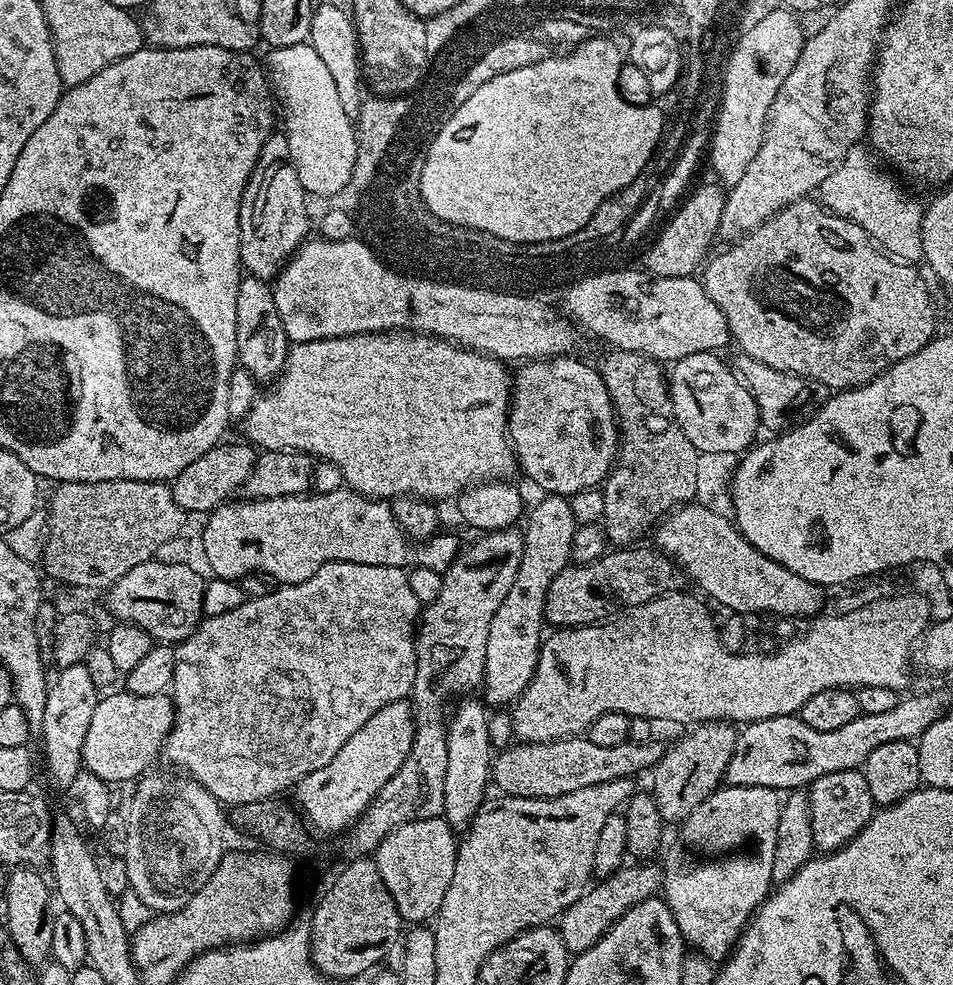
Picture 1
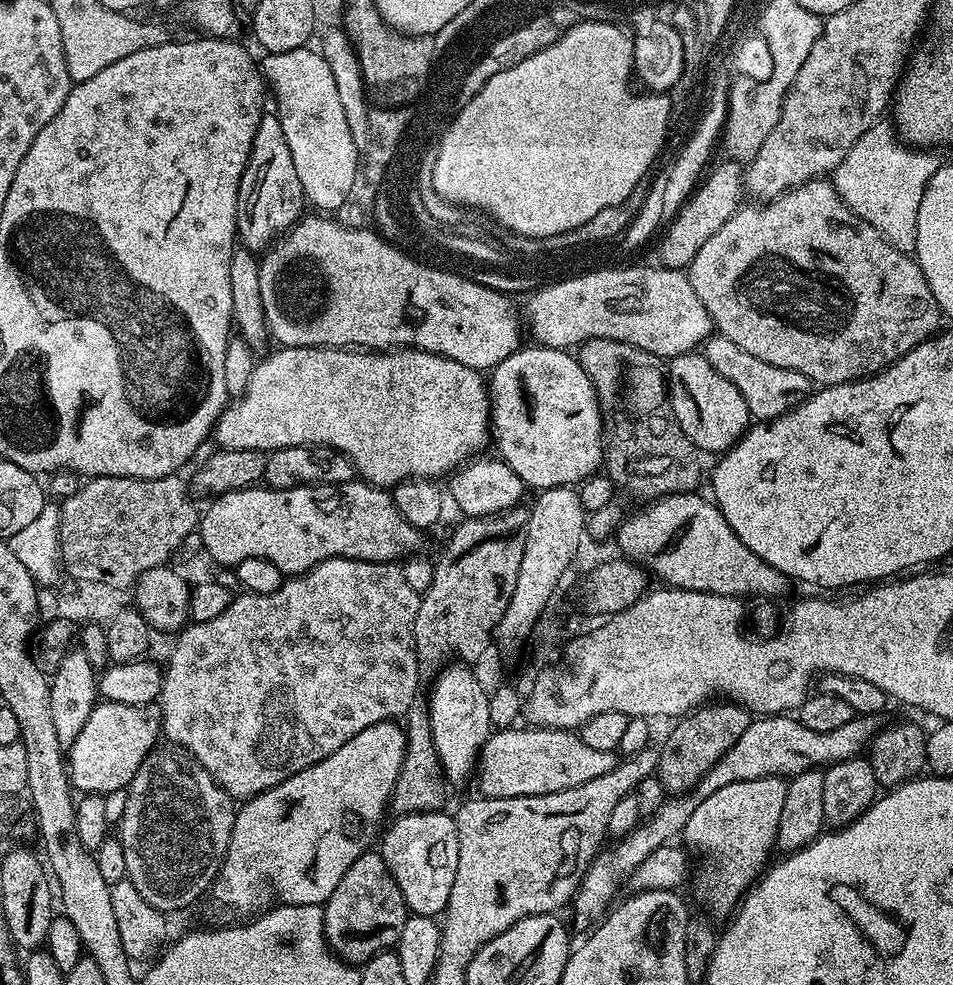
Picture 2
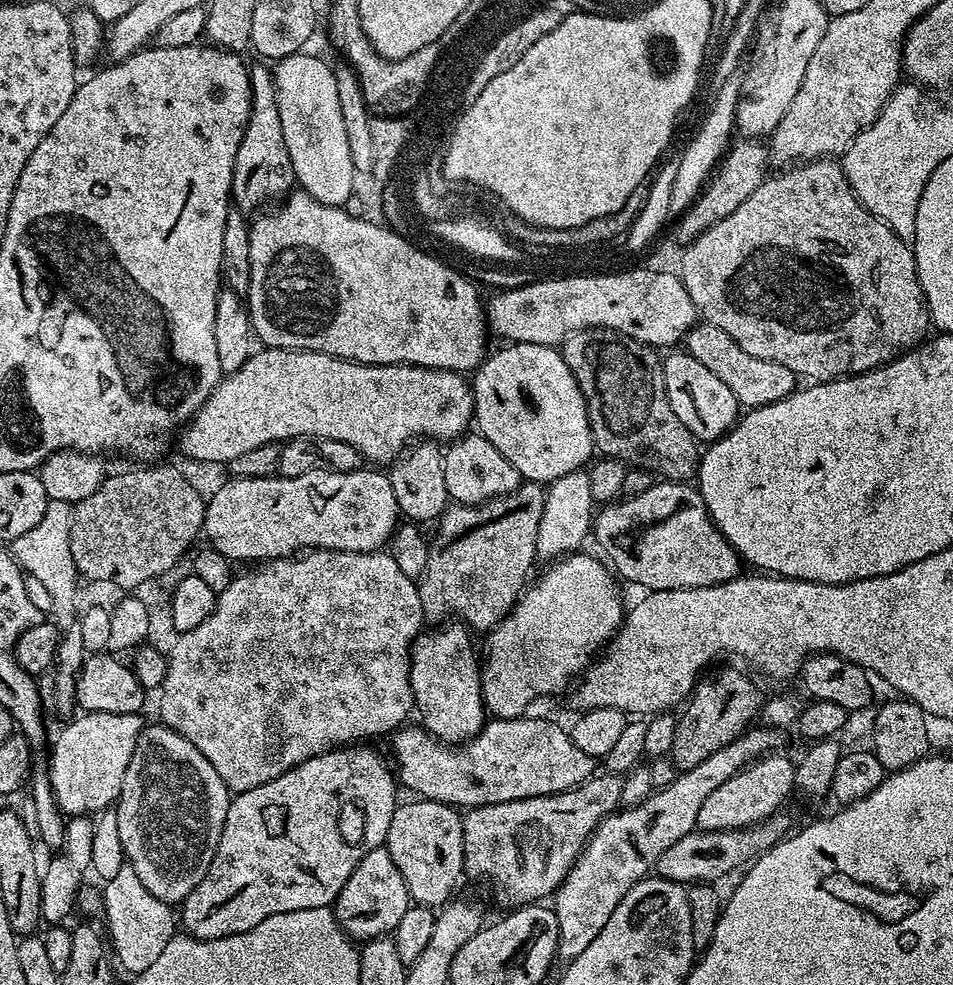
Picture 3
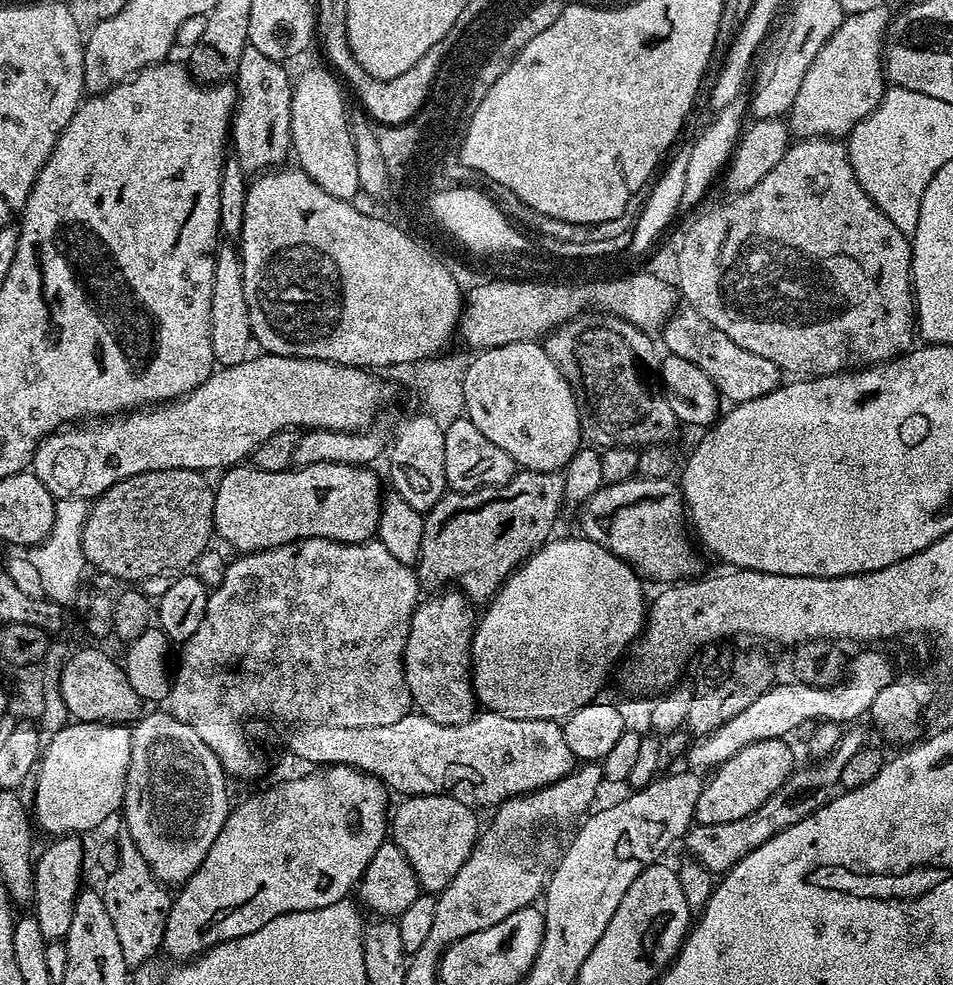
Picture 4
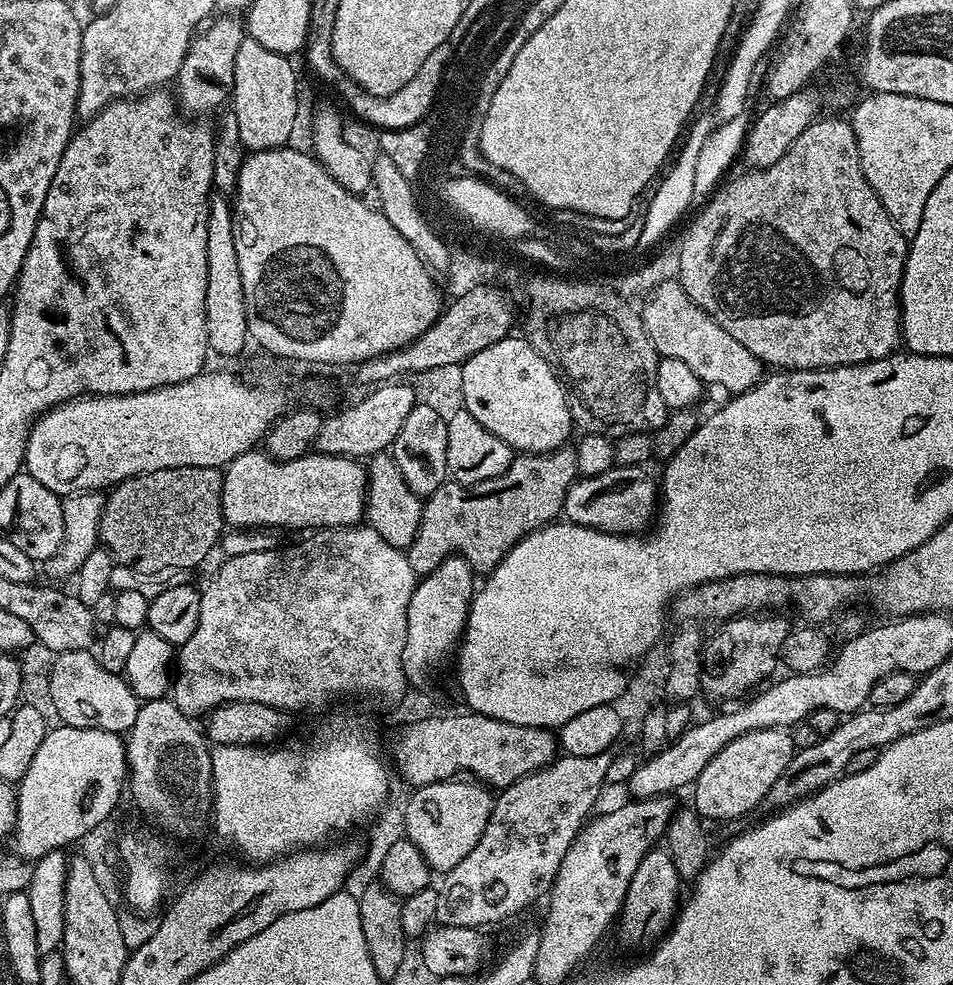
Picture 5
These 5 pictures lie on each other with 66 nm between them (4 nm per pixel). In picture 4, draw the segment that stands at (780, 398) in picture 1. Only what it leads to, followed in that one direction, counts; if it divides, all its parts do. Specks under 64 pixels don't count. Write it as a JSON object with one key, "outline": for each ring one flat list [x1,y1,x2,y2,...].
{"outline":[[684,306,672,313,672,317,662,329,667,355,686,358,686,362,694,362,698,370,706,373,706,378,714,382,716,391,725,401,733,405,750,402,754,398,762,398,770,394,782,383,782,373,770,358,761,358,758,354,750,354,750,350,742,350,734,338,726,338,718,326,706,322,702,314]]}

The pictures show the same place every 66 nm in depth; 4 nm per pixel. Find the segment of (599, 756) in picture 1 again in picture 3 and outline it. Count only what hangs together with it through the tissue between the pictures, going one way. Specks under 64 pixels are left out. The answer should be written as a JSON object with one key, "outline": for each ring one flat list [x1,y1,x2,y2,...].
{"outline":[[525,714,519,720,489,719,475,737,456,747,432,736,423,726,408,727,401,727,391,737,391,759,394,761,394,772,399,783,403,787,405,784,417,797,451,804,460,810,568,792,579,784,585,784,597,771,597,761,574,746,572,733,565,725,563,728,552,720,535,720,532,714]]}

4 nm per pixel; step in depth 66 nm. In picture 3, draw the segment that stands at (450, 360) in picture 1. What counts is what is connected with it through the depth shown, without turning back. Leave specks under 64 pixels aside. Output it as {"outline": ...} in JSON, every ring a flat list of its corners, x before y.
{"outline":[[261,347,253,351,246,366,221,379,210,398,188,421,179,440,181,450,190,459,224,466,231,465,238,454,246,454,246,450,301,438,346,442,362,453,365,461,388,466,417,438,451,442,465,435,473,420,472,390,461,373,446,372,443,368,419,368,413,364,356,364,321,352]]}

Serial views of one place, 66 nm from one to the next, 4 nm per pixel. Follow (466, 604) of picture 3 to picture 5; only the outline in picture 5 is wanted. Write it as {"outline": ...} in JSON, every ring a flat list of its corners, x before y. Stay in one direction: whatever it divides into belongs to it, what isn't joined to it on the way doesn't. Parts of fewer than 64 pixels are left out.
{"outline":[[572,446,555,448,553,452,533,452,531,454,513,455,510,466,498,478,490,478,477,484,458,484,446,482,434,494,423,501,422,522,414,542,406,549,410,566,417,577,430,575,432,571,448,556,460,556,470,565,476,574,493,572,502,562,504,555,514,547,523,536,537,532,553,523,563,513,566,490,577,479,578,464,576,449]]}

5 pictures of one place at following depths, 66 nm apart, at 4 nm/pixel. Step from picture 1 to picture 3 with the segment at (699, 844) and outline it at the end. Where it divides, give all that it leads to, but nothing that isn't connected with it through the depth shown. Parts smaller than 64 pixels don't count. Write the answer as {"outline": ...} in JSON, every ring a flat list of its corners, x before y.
{"outline":[[780,754,761,756,754,763,742,769,734,778,722,782,706,802,702,802,702,810,698,810,696,828,710,830,726,830,727,828,748,828,752,824,765,820,781,807,780,804,788,795,793,795,796,786,796,764,788,761]]}

